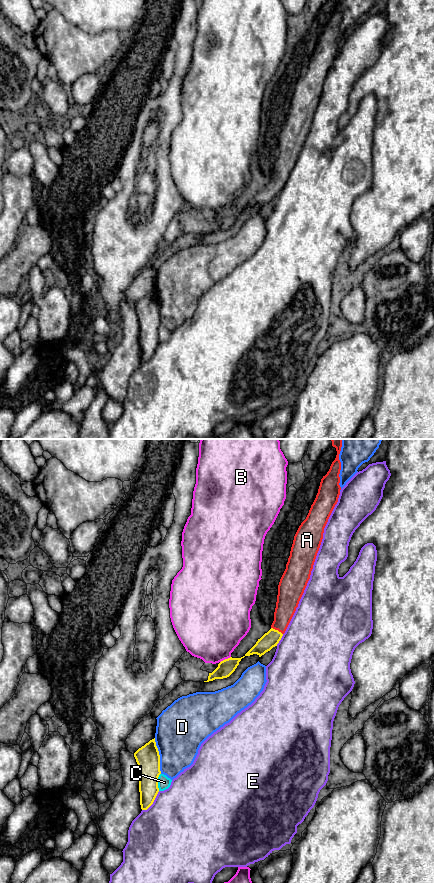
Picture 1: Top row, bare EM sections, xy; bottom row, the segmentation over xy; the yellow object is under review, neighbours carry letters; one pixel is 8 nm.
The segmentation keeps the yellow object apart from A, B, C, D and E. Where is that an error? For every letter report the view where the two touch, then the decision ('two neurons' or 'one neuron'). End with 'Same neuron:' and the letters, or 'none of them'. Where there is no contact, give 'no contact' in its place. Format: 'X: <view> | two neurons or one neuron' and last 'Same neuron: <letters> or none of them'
A: xy | one neuron
B: xy | two neurons
C: xy | two neurons
D: xy | two neurons
E: xy | two neurons
Same neuron: A

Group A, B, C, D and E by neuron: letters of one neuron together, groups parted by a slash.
A / B / C / D / E

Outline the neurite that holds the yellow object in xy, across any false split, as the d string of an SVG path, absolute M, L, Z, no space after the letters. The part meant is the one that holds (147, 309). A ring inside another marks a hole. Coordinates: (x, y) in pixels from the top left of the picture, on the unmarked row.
M155 290L139 300L134 305L134 309L140 324L140 357L142 362L147 362L153 356L159 344L160 307Z

